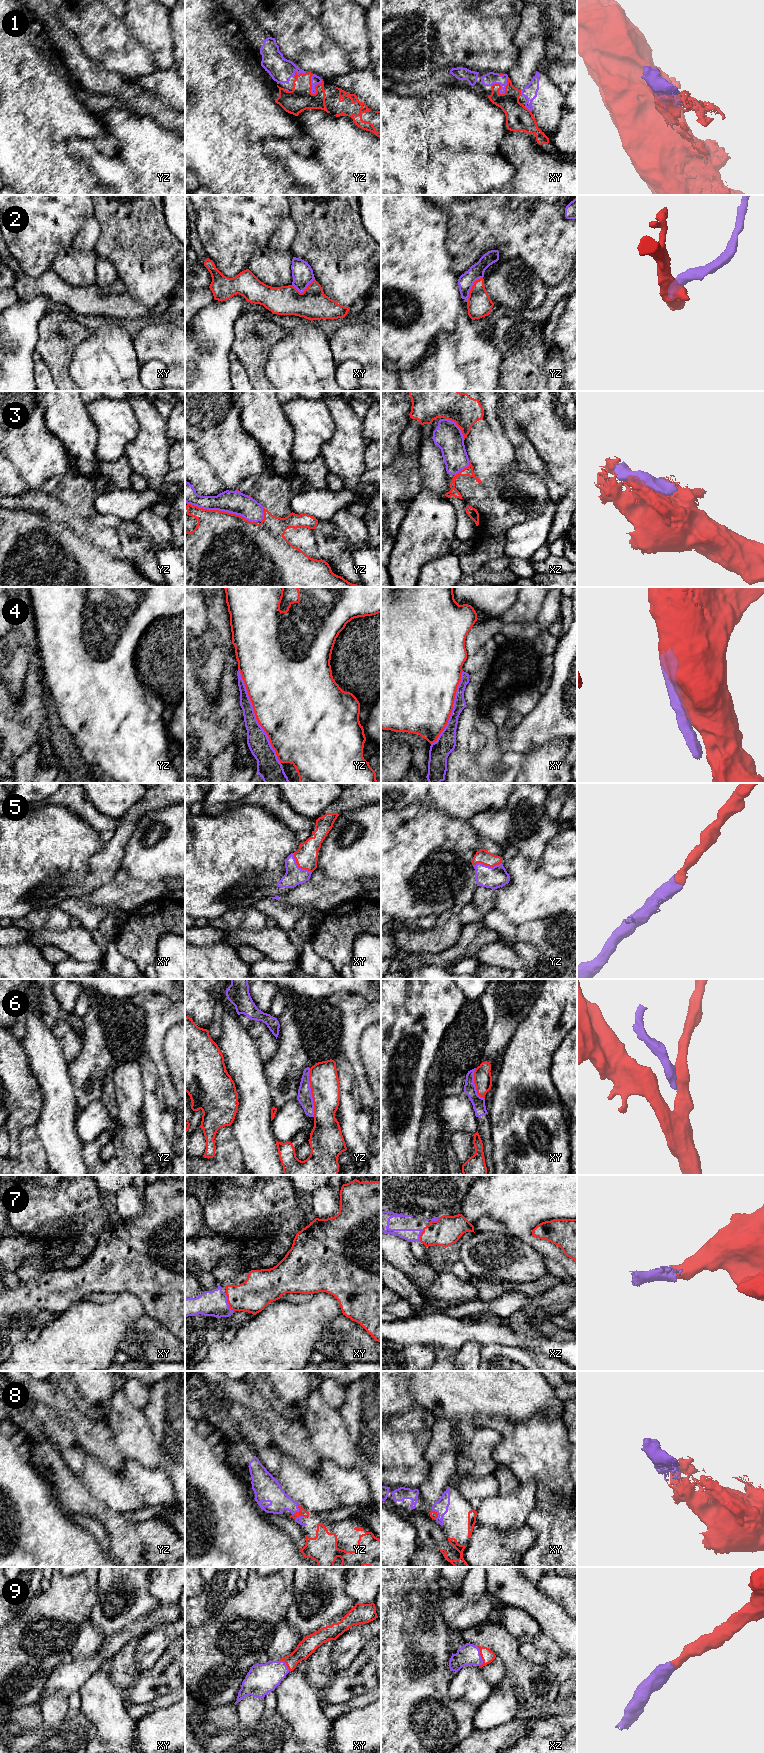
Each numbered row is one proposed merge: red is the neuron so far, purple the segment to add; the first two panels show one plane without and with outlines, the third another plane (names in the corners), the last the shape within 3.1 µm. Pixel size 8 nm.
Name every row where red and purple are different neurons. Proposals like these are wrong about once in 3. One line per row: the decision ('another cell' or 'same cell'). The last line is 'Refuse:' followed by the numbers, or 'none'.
1: another cell
2: another cell
3: another cell
4: another cell
5: same cell
6: another cell
7: same cell
8: same cell
9: same cell
Refuse: 1, 2, 3, 4, 6

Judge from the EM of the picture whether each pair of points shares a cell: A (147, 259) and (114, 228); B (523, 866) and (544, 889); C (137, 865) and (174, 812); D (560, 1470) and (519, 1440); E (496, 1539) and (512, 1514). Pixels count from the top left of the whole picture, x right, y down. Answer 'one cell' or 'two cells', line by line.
A: one cell
B: one cell
C: one cell
D: one cell
E: two cells

